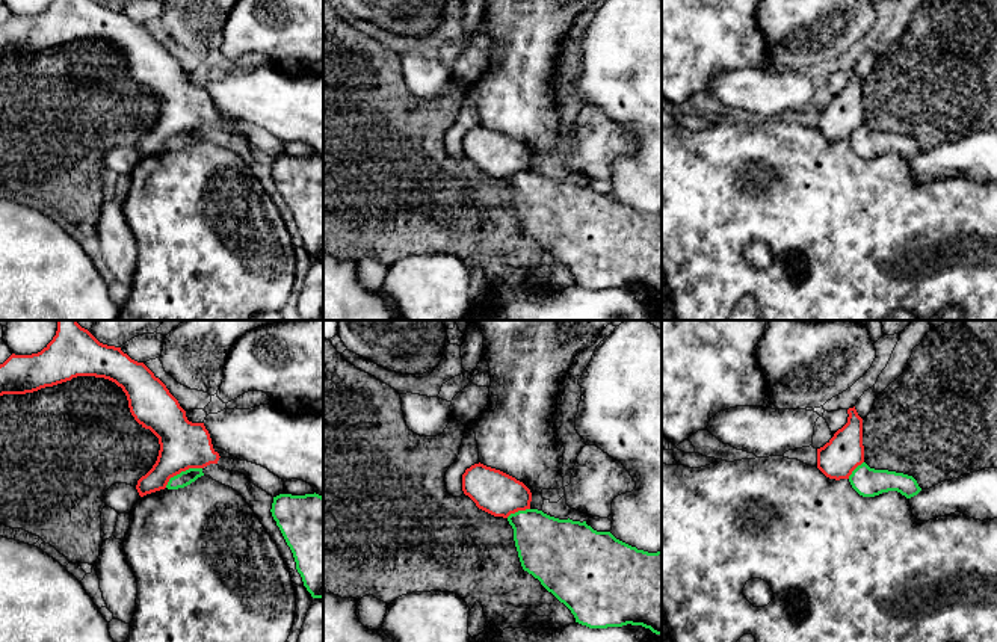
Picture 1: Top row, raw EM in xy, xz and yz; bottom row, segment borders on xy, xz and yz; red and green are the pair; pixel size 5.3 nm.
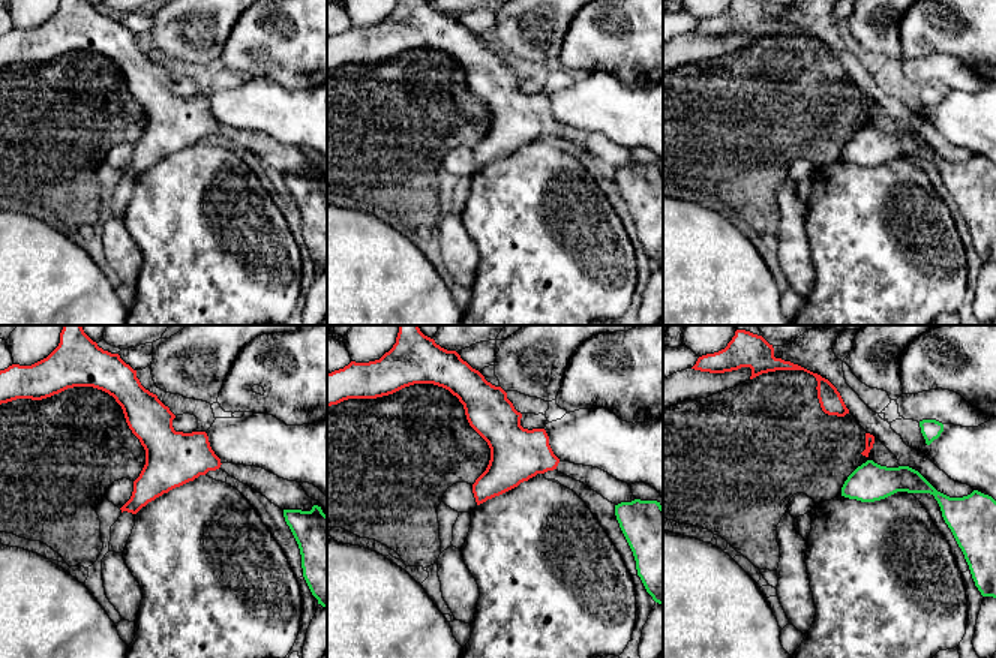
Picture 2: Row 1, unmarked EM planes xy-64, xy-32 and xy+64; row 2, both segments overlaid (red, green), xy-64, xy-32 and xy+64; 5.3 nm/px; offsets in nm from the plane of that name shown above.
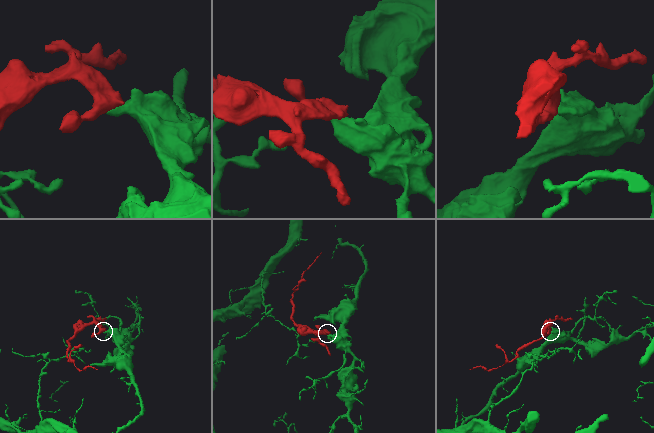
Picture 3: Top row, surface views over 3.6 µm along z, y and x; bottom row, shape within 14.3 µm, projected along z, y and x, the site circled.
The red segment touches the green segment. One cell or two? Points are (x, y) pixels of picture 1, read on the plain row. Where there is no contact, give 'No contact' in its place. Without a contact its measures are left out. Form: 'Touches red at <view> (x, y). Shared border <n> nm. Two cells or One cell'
Touches red at xy (182, 132). Shared border 220 nm. Two cells

